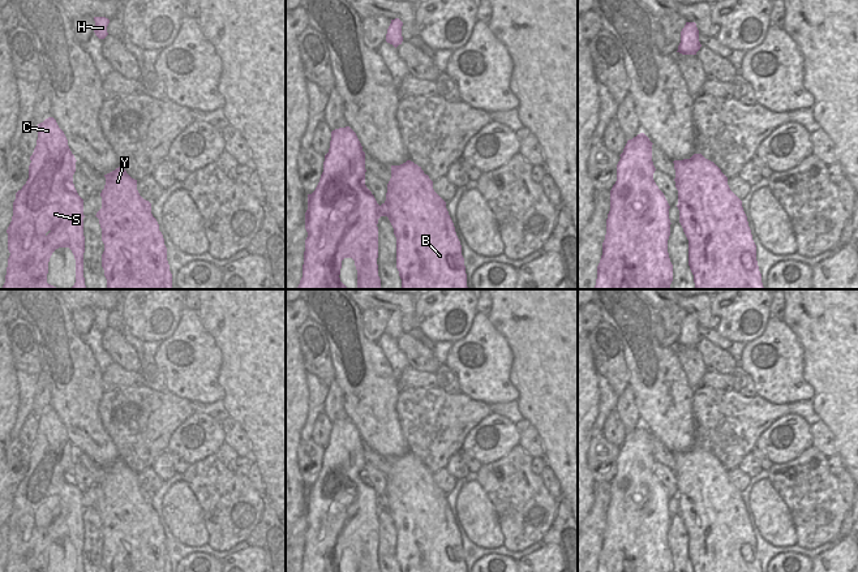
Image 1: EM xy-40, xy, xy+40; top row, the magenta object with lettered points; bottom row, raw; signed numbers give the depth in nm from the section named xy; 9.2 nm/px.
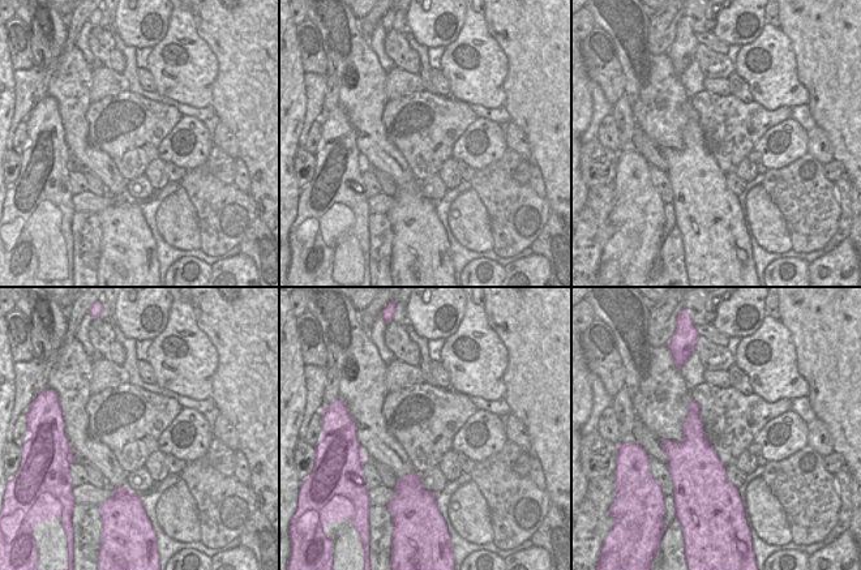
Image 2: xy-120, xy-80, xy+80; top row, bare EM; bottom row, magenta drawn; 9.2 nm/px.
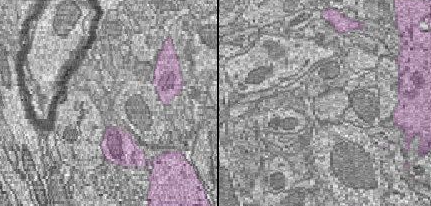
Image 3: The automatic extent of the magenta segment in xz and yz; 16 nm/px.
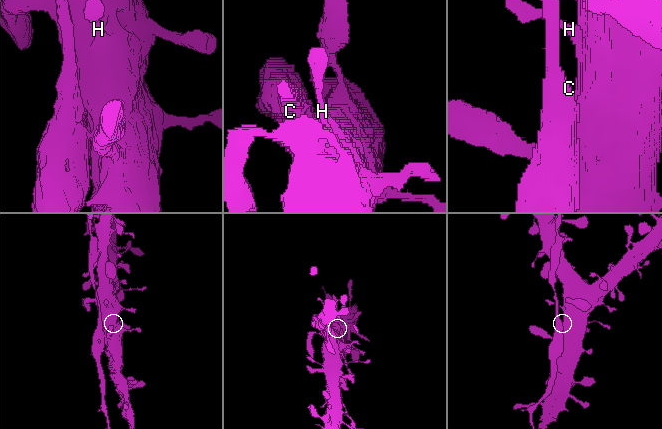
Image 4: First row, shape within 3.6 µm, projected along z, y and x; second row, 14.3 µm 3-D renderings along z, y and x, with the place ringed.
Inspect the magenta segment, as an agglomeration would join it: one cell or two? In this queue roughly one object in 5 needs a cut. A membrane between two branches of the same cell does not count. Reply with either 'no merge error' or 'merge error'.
merge error

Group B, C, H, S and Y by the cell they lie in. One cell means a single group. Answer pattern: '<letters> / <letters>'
B H Y / C S

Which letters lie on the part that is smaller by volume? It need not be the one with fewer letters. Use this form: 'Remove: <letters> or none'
Remove: C, S

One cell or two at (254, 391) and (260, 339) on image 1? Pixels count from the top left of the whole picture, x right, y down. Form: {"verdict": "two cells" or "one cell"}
{"verdict": "one cell"}

